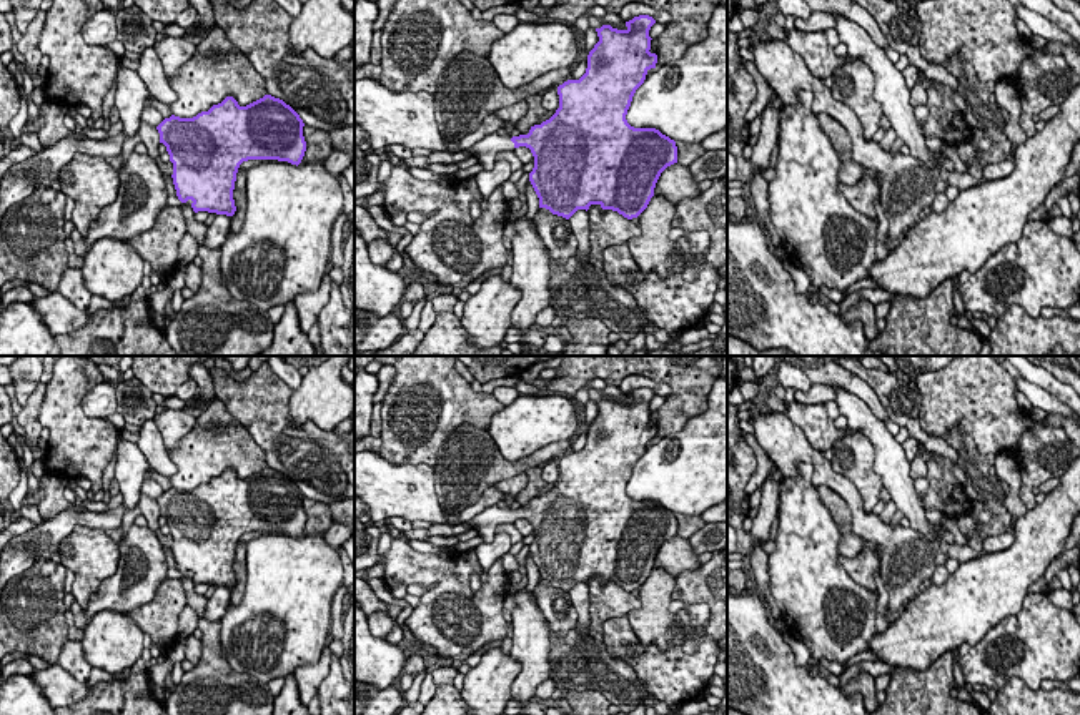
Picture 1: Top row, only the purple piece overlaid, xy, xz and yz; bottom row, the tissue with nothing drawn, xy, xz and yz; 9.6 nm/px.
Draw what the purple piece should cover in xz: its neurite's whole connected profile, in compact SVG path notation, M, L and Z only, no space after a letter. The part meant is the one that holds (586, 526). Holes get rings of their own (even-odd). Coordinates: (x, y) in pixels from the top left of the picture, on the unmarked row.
M639 387L626 394L626 402L611 397L596 401L599 414L587 427L586 446L557 459L559 481L549 492L531 499L528 507L511 510L493 505L468 522L449 515L444 524L433 524L428 534L449 537L474 530L484 542L493 542L498 525L526 519L534 529L529 554L539 580L569 592L577 582L587 584L591 577L599 577L627 592L637 590L654 569L661 545L677 535L674 512L656 500L634 500L626 492L636 462L657 436L657 427L649 424L654 396L652 389Z

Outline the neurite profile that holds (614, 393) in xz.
M606 386L604 389L589 389L591 401L601 401L602 397L611 397L617 402L627 402L626 396L621 392L617 386Z

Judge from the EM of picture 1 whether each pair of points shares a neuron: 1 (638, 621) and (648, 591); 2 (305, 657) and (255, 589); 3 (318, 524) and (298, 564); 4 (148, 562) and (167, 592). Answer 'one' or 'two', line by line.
1: one
2: one
3: two
4: two

